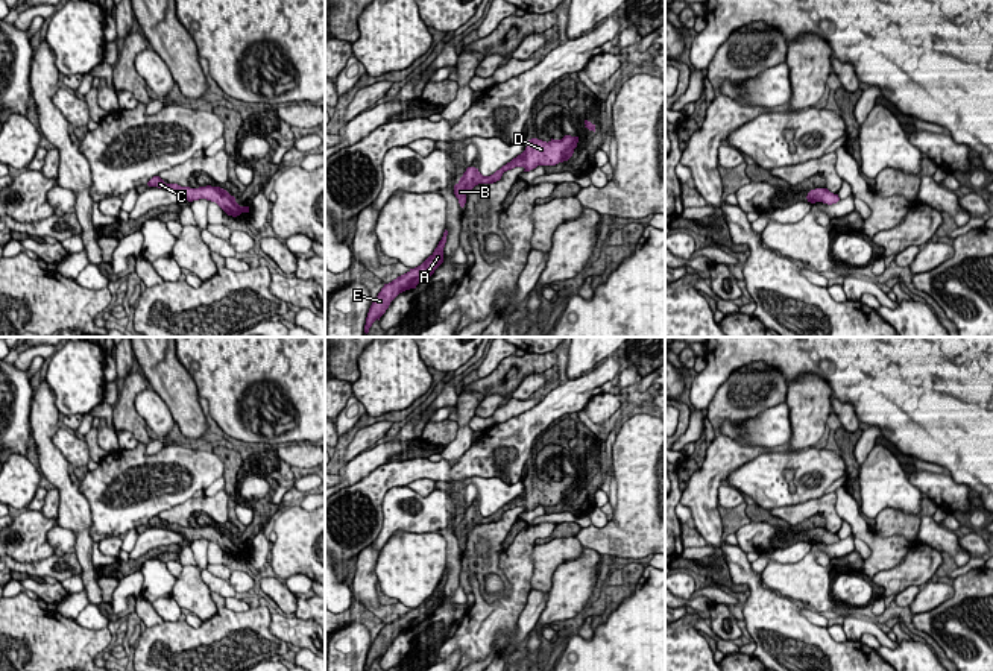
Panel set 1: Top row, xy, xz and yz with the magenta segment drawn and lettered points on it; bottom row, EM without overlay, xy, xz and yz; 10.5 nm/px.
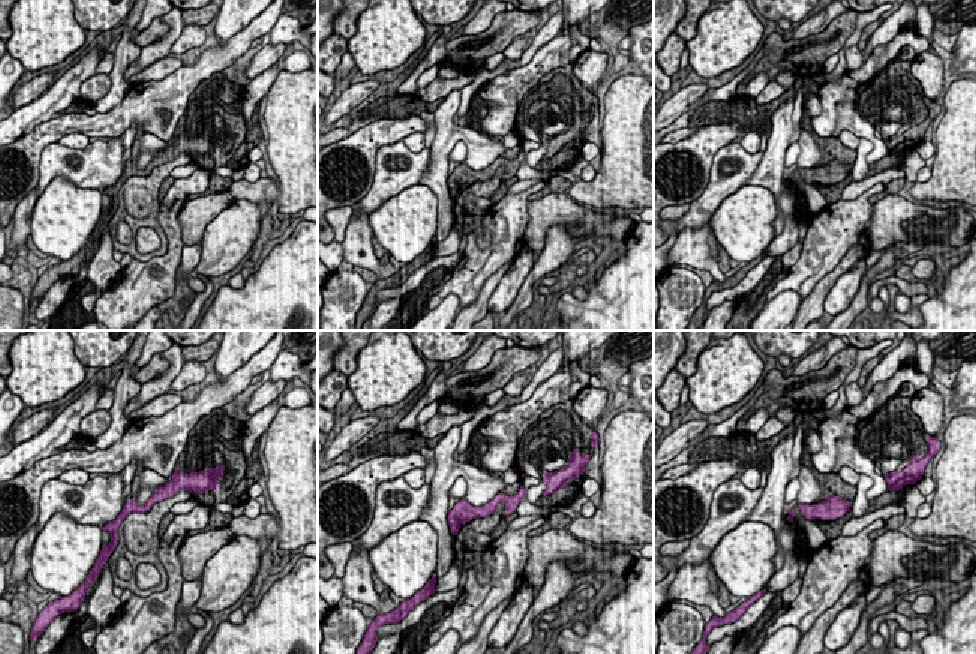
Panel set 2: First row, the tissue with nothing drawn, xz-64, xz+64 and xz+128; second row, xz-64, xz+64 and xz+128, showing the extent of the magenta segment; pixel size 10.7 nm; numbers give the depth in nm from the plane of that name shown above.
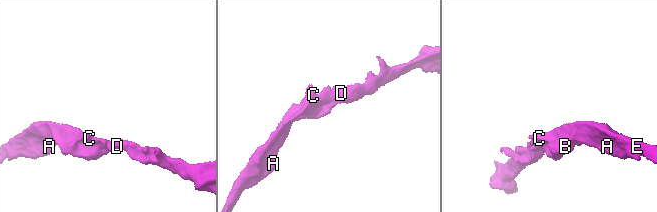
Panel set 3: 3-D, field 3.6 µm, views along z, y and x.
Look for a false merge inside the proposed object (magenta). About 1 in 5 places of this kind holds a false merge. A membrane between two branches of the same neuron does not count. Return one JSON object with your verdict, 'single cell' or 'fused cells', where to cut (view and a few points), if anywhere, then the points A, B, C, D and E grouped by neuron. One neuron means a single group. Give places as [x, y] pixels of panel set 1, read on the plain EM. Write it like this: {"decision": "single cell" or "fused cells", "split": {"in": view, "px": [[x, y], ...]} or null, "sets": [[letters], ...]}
{"decision": "single cell", "split": null, "sets": [["A", "B", "C", "D", "E"]]}

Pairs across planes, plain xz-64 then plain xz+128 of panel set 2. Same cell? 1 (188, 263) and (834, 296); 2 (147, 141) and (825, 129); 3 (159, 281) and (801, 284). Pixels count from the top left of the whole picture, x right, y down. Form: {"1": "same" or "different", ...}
{"1": "same", "2": "different", "3": "same"}

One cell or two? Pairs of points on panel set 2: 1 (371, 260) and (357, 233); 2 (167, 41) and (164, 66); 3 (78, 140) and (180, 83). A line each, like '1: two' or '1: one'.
1: one
2: two
3: two

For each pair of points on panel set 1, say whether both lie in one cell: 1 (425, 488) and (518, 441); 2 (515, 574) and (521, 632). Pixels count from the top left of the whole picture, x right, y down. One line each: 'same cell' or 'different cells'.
1: different cells
2: different cells

